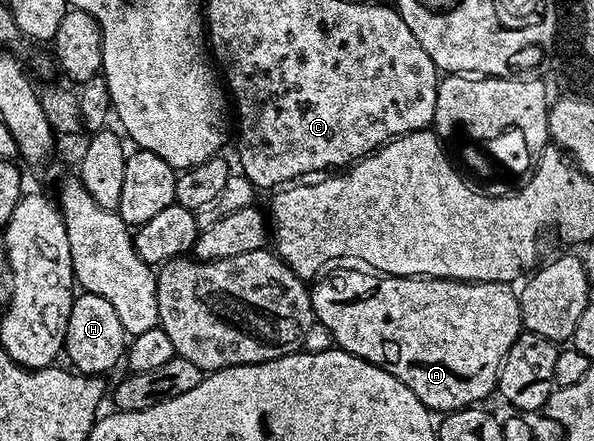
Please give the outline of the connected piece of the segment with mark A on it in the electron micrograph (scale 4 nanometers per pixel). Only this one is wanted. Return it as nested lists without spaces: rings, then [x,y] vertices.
[[[344,268],[325,280],[317,279],[311,285],[312,309],[319,324],[326,326],[332,335],[332,343],[335,347],[348,352],[351,356],[362,358],[398,378],[402,386],[406,386],[418,399],[433,413],[447,414],[456,412],[460,408],[470,408],[484,402],[488,395],[495,393],[500,379],[500,367],[514,342],[520,337],[522,325],[520,323],[520,298],[517,289],[511,283],[503,280],[491,280],[490,282],[470,282],[469,280],[436,280],[433,276],[386,276],[375,270],[361,270],[356,268]]]

